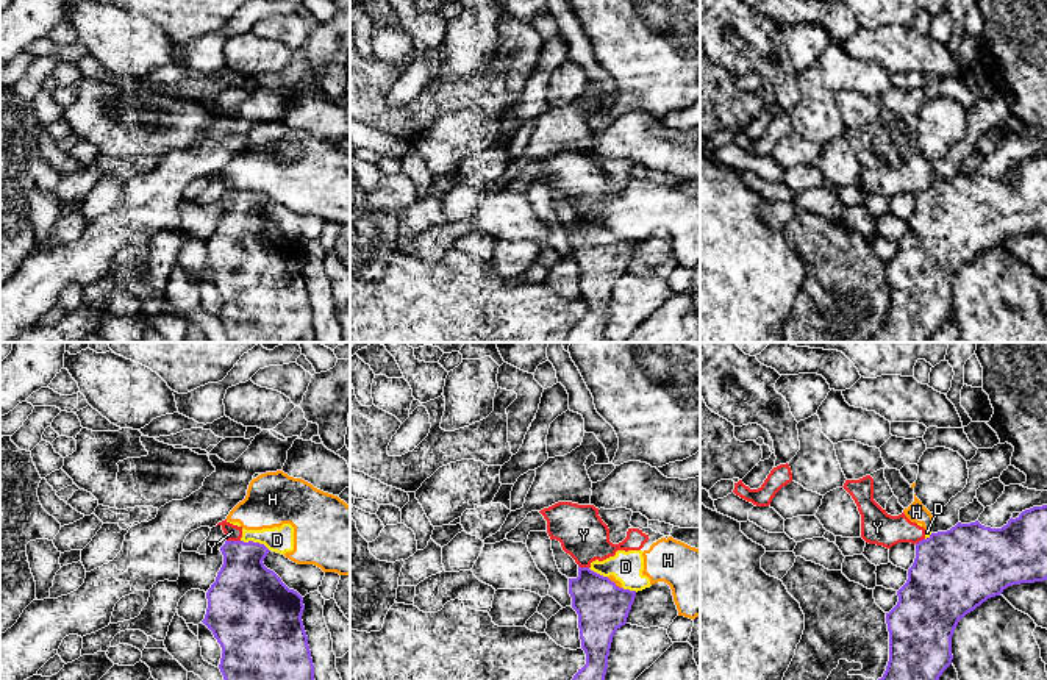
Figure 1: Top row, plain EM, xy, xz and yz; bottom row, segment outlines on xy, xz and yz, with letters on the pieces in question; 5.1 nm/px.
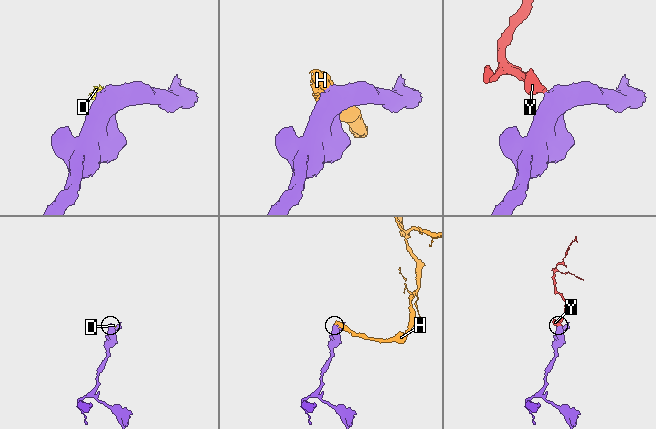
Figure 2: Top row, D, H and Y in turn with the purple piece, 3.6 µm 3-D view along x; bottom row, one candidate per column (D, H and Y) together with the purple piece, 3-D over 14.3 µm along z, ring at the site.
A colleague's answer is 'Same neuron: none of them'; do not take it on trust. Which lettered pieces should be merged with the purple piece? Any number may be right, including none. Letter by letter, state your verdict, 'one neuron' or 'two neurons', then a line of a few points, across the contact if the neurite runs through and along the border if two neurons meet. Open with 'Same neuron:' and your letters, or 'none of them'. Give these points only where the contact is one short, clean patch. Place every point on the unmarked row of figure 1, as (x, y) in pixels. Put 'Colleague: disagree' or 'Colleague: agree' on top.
Colleague: agree
Same neuron: none of them
D: two neurons; line xy (241, 189), (261, 193), (269, 200)
H: two neurons; line xz (607, 227), (621, 238)
Y: two neurons; line xy (227, 189), (239, 191)

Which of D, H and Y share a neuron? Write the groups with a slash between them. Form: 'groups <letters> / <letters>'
groups D H Y

